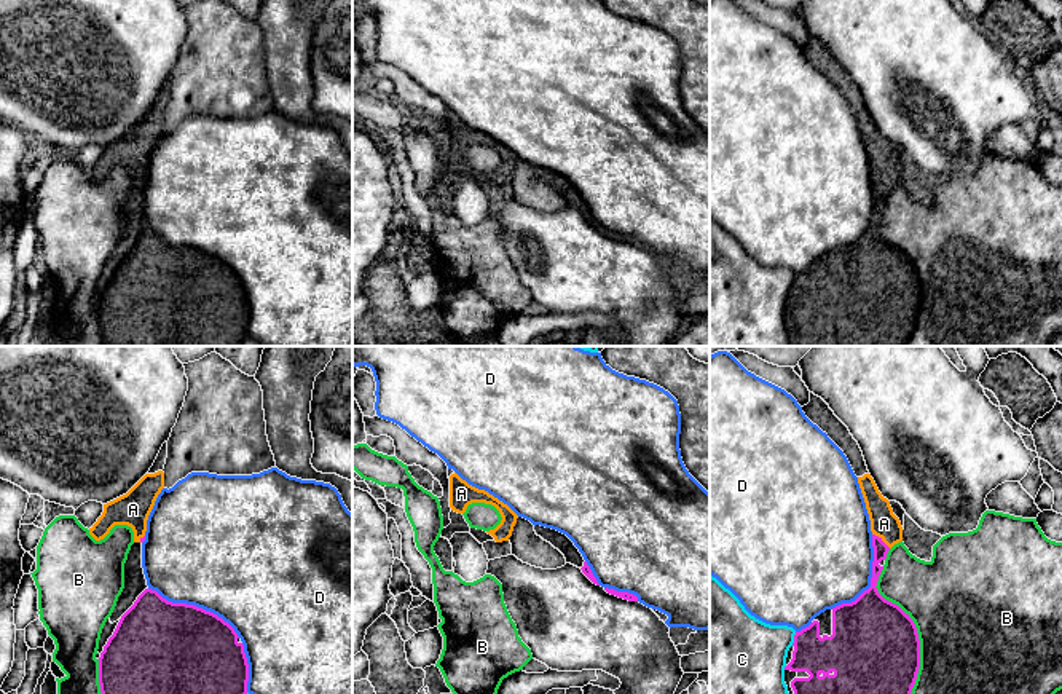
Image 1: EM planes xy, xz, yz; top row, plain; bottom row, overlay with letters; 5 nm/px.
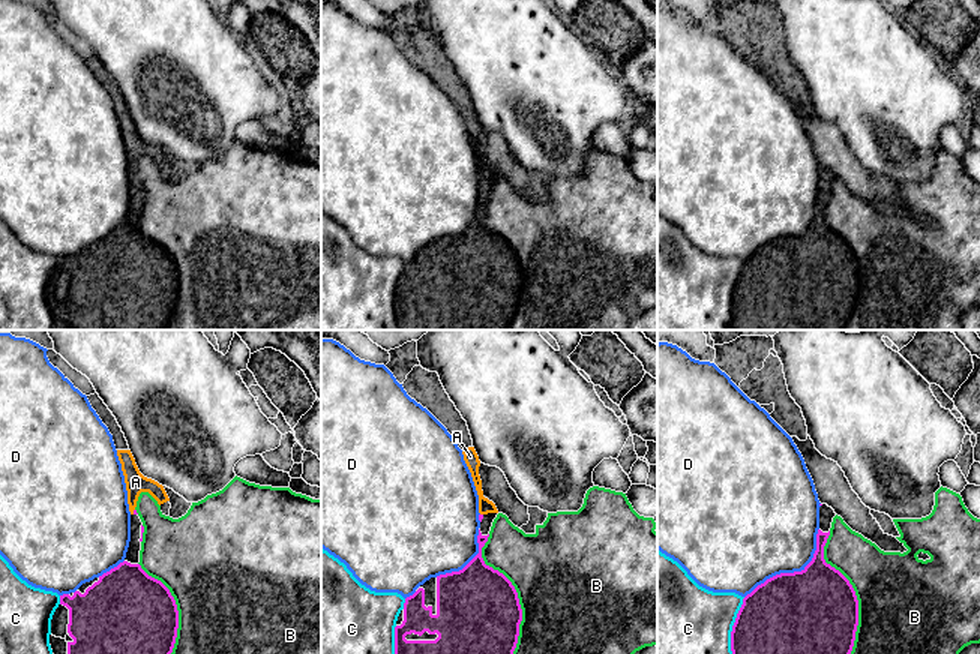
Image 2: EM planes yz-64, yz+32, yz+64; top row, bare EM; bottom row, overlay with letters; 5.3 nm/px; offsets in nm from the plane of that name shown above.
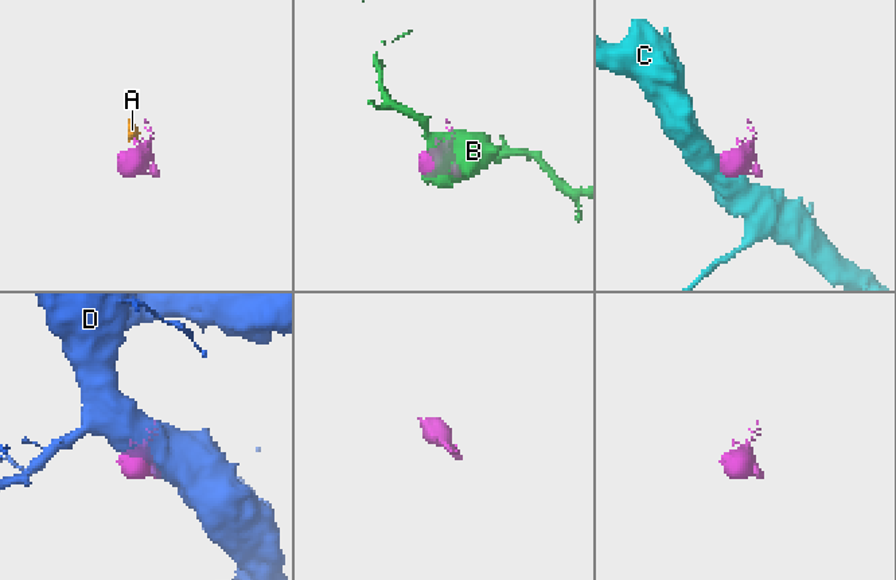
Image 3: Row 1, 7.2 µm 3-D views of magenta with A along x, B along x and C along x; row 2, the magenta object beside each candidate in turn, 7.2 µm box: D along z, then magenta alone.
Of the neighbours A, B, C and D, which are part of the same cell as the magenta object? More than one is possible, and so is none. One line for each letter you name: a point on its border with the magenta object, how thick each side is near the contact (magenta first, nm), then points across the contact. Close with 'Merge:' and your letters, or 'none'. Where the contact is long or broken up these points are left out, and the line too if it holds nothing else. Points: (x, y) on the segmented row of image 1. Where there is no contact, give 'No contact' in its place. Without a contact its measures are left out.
A: Touches magenta at yz (881, 540). Thickness 80 nm (magenta) against 140 nm. Path across: yz (881, 549), (881, 540), (884, 524)
Merge: A

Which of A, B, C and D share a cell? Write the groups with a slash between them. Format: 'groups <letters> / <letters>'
groups A / B / C / D

